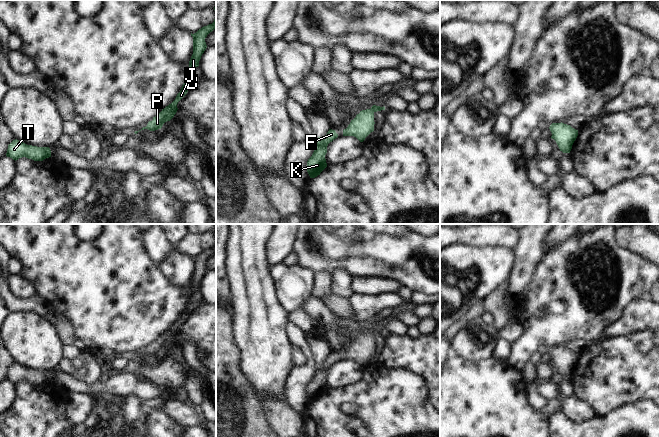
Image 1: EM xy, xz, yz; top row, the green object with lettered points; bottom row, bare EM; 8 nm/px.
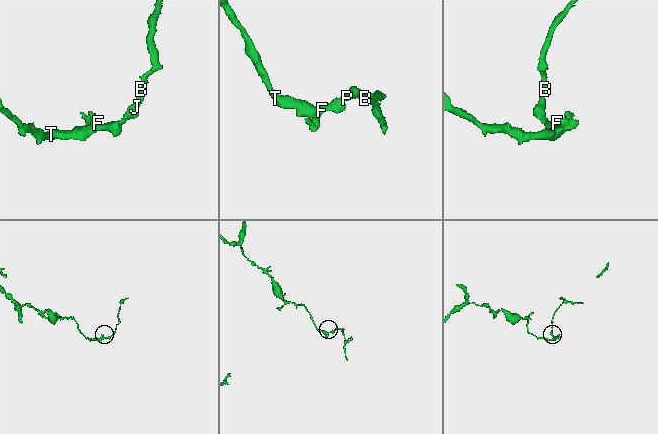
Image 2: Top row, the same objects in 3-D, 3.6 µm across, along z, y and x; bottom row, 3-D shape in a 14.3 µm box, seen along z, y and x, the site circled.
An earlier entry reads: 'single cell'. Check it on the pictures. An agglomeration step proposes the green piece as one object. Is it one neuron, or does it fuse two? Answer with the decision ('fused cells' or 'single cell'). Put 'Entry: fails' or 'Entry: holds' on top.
Entry: holds
single cell

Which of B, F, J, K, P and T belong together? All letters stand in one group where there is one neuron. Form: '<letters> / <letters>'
B F J K P T

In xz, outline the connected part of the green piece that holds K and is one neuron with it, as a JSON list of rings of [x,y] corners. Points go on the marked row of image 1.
[[[329,129],[325,136],[316,138],[314,152],[307,161],[307,172],[310,178],[317,177],[327,167],[325,159],[327,146],[337,137],[336,131]]]

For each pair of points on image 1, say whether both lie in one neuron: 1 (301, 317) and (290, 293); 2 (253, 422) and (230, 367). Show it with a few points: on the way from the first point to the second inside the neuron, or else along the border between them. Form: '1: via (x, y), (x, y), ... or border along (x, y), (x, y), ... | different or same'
1: border along (301, 309), (297, 309), (289, 314) | different
2: via (243, 408), (243, 397), (230, 381) | same

